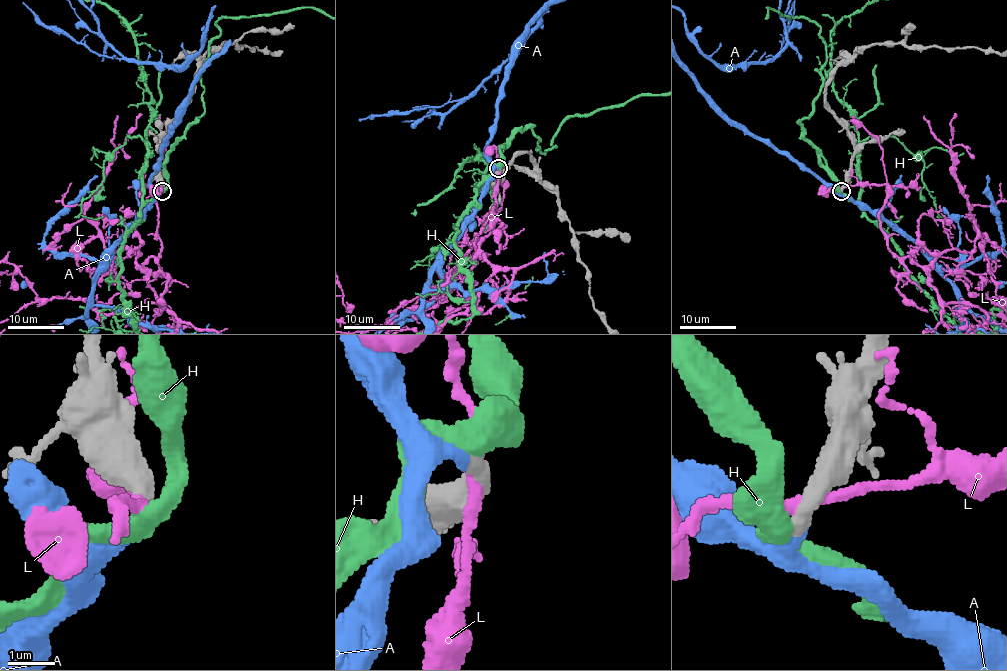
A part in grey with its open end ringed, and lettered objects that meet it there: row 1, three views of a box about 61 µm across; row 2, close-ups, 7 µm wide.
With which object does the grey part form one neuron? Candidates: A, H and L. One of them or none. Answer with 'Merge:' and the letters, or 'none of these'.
Merge: A

